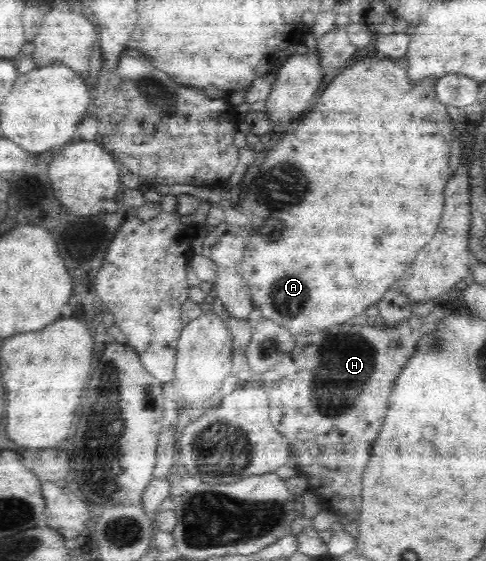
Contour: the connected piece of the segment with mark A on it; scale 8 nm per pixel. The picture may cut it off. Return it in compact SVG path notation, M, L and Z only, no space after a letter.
M379 56L362 59L353 64L351 68L343 70L323 90L319 102L305 116L305 120L298 119L296 122L299 124L295 126L295 130L279 139L265 156L264 162L259 167L259 172L248 185L247 192L243 194L241 202L234 205L237 212L229 210L229 222L233 222L233 218L237 214L237 218L241 218L241 226L245 228L245 248L243 249L243 262L241 262L241 275L249 285L254 308L261 310L261 316L265 320L279 324L287 328L294 336L299 337L303 333L326 330L335 324L346 324L347 320L351 322L353 316L365 313L367 308L377 304L383 298L383 294L395 284L395 280L405 274L405 270L413 264L419 250L437 232L437 224L439 224L443 208L445 208L443 206L443 202L445 202L443 190L445 190L449 176L460 165L462 148L460 147L460 137L454 136L454 128L447 108L437 98L436 80L427 78L419 80L417 84L411 84L407 68L403 62Z

